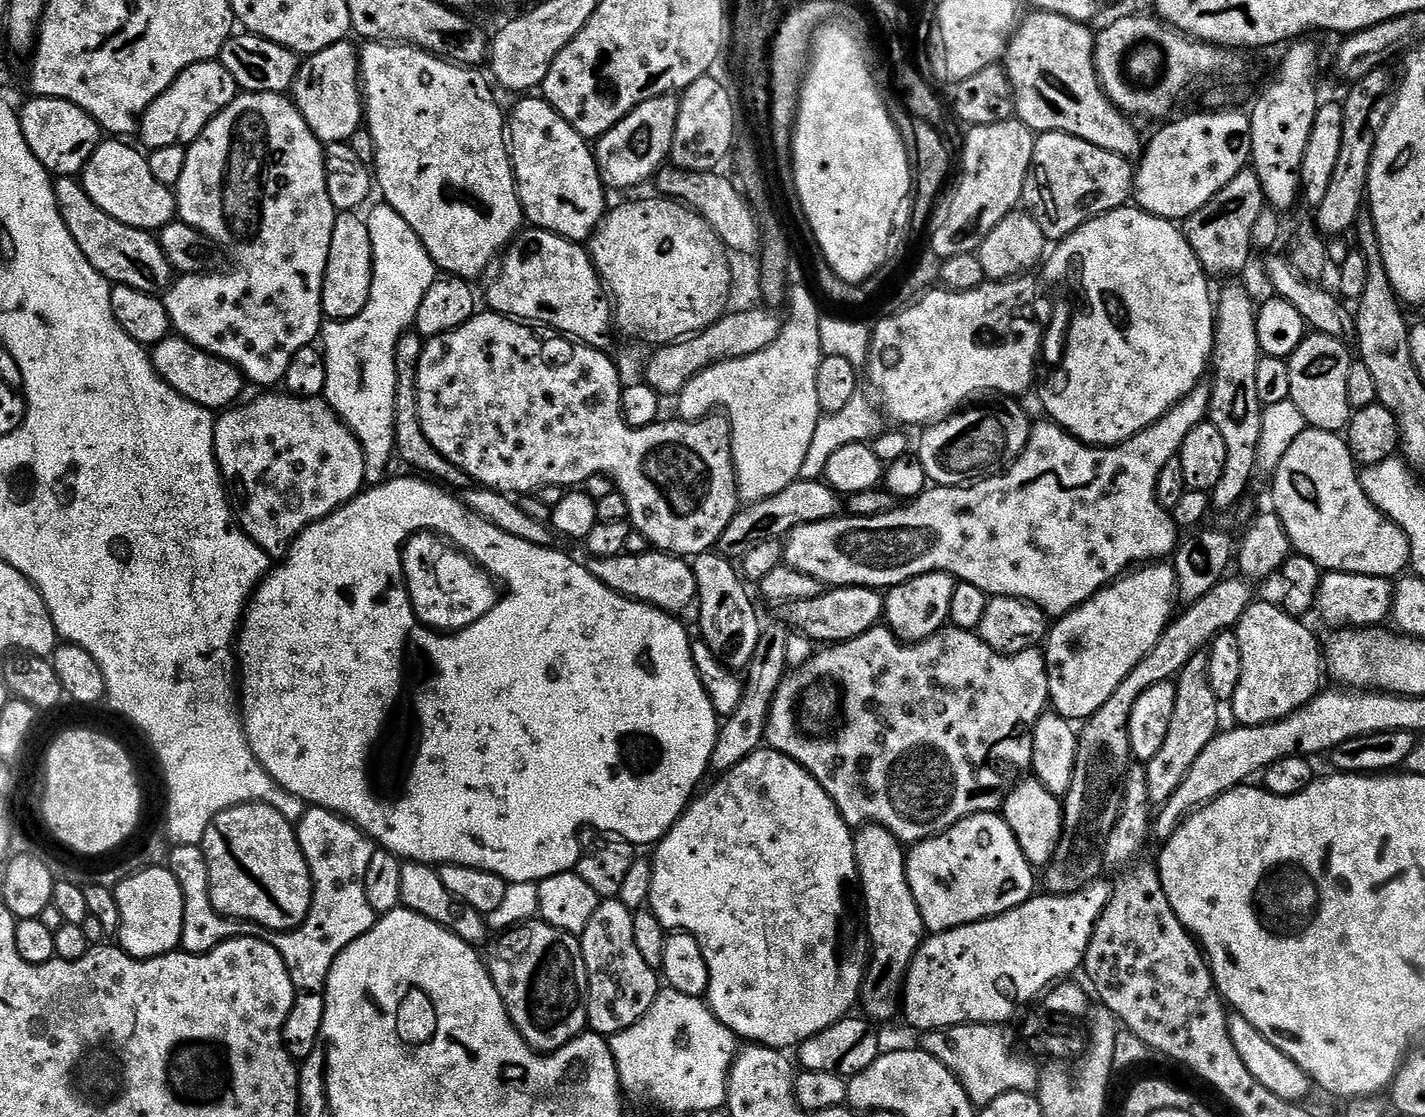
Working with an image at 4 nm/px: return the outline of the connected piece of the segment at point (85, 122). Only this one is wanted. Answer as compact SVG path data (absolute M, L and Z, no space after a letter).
M36 96L18 112L22 134L38 162L57 177L76 176L83 173L94 150L102 143L102 129L93 116L86 114L74 102L49 96Z

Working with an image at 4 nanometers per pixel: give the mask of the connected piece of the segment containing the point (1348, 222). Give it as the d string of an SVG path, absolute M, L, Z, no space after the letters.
M1375 71L1366 74L1366 78L1355 81L1349 88L1352 89L1349 90L1348 97L1343 97L1342 100L1344 106L1342 154L1338 158L1334 178L1326 186L1325 192L1328 193L1325 194L1324 201L1322 201L1323 196L1319 201L1320 209L1316 212L1317 221L1315 220L1317 225L1324 224L1323 231L1332 238L1348 234L1344 232L1350 231L1360 220L1362 202L1366 194L1366 189L1363 188L1364 174L1367 172L1368 152L1371 152L1372 138L1375 135L1370 123L1377 109L1377 102L1380 101L1381 96L1387 94L1383 84L1383 75Z

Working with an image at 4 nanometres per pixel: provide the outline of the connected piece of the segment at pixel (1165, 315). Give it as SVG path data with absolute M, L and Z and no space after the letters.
M1139 206L1115 208L1112 212L1107 212L1090 222L1086 222L1081 228L1064 237L1062 247L1064 247L1062 252L1065 257L1080 257L1085 264L1088 287L1092 289L1091 303L1094 306L1094 312L1085 316L1081 327L1076 327L1073 332L1067 333L1068 357L1064 360L1064 389L1061 390L1060 396L1046 397L1044 404L1048 407L1049 414L1052 415L1049 417L1076 439L1093 446L1122 444L1132 436L1138 435L1142 430L1146 430L1154 422L1158 422L1175 404L1183 400L1189 392L1193 392L1196 385L1205 379L1204 371L1207 368L1209 371L1210 361L1214 356L1216 338L1214 292L1208 289L1210 276L1204 271L1204 267L1201 266L1192 247L1188 245L1183 231L1173 221L1163 220L1160 216L1152 216Z

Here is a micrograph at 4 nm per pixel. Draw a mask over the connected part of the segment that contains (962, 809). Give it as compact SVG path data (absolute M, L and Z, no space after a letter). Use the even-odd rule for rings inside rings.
M877 626L858 638L847 640L844 643L833 643L824 649L826 649L825 652L820 650L815 653L816 664L812 664L812 668L808 668L808 672L840 672L839 685L845 692L847 707L848 704L852 707L852 732L841 731L840 744L827 744L827 742L809 744L811 739L809 735L806 739L800 740L804 734L803 731L799 736L796 736L798 732L792 732L792 736L780 736L780 740L784 740L784 748L788 748L788 757L791 760L797 760L824 787L826 794L835 802L837 810L841 812L849 826L881 824L883 828L890 829L897 840L911 846L950 830L968 816L979 812L996 812L1003 805L1006 790L1011 789L1014 784L1011 780L1012 771L1022 767L1023 764L1025 767L1030 760L1029 753L1025 751L1025 741L1023 744L1016 737L1016 732L1022 731L1024 727L1027 729L1029 726L1035 725L1050 704L1048 668L1043 651L1028 648L1024 652L1011 654L996 652L986 641L981 640L975 631L955 626L945 626L930 638L915 642L905 642L891 628ZM1003 744L1005 760L1001 764L992 764L992 752L998 751Z

